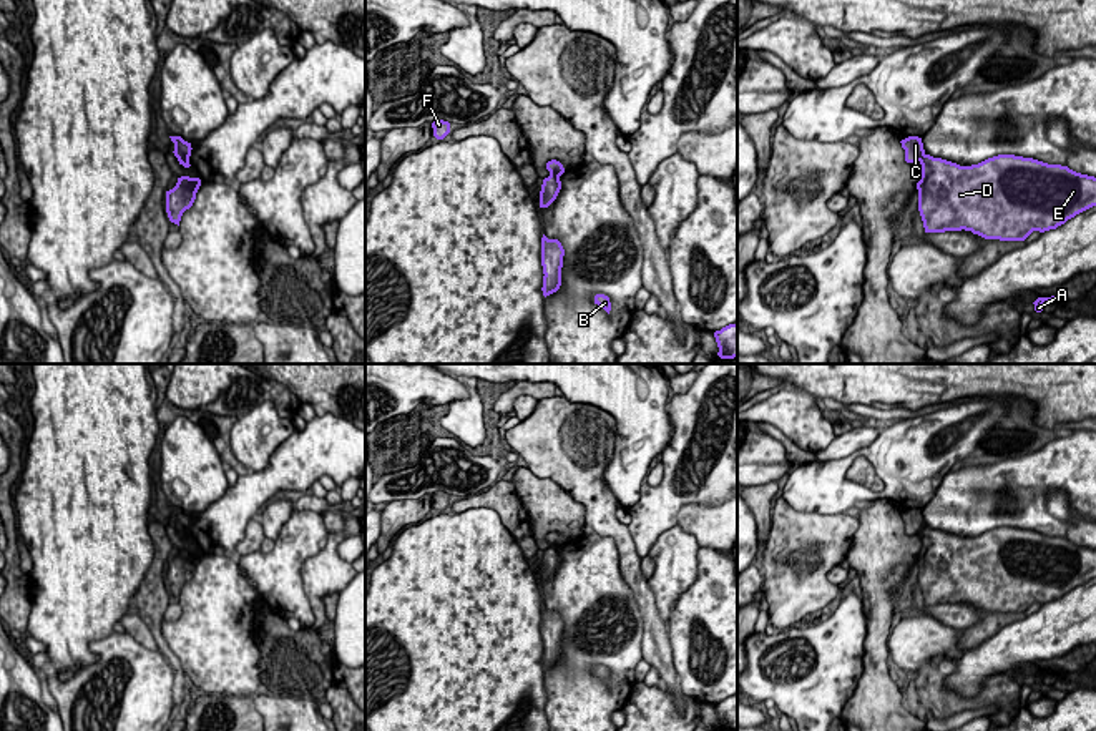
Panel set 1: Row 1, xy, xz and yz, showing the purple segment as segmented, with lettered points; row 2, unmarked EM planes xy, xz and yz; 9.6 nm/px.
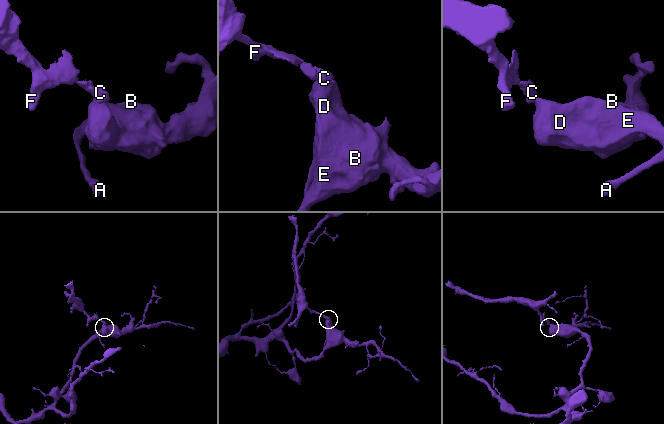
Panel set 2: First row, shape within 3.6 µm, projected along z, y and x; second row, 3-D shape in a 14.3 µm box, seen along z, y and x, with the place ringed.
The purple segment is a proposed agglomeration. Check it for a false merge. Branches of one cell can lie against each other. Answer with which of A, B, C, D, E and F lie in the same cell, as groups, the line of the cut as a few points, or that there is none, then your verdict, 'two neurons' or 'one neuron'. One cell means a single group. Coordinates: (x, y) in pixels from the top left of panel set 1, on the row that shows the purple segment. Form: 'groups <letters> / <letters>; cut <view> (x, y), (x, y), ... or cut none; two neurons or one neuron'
groups A B D E / C F; cut xz (550, 173), (558, 176); two neurons

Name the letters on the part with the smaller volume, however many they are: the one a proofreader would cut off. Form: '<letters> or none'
C, F

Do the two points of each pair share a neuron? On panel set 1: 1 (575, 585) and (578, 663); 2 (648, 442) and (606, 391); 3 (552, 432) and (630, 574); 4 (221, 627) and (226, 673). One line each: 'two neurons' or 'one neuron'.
1: one neuron
2: one neuron
3: one neuron
4: one neuron

